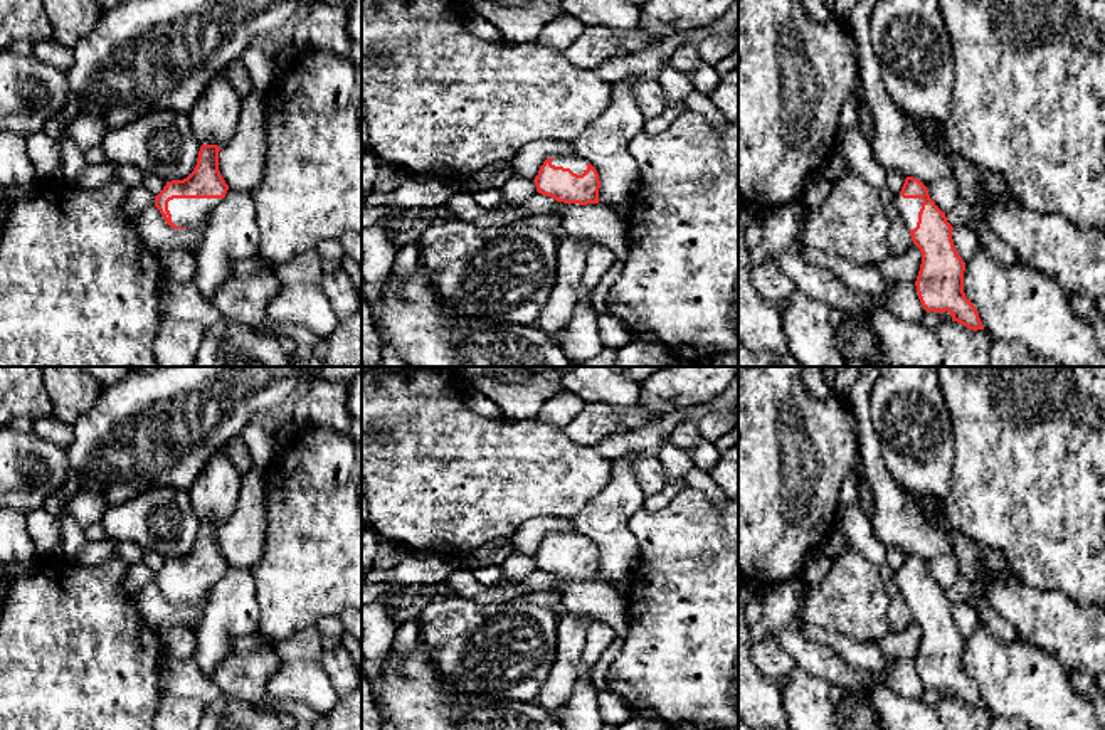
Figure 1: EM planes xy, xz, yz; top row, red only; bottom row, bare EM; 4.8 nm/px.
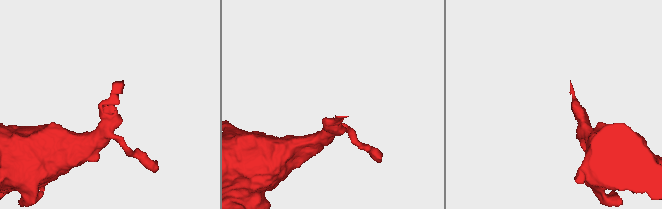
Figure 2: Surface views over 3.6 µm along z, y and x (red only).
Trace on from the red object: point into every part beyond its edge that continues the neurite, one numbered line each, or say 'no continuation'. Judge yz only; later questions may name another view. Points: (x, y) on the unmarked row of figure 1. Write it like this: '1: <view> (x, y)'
1: yz (909, 586)

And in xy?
1: xy (185, 589)

